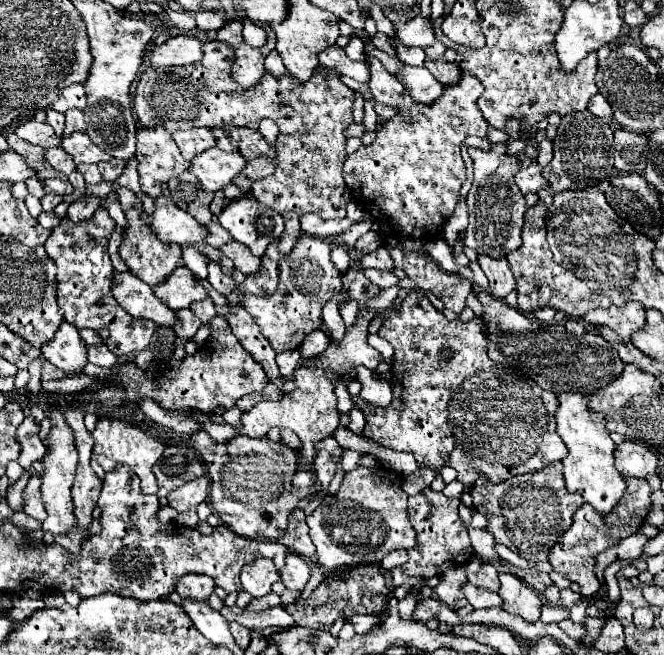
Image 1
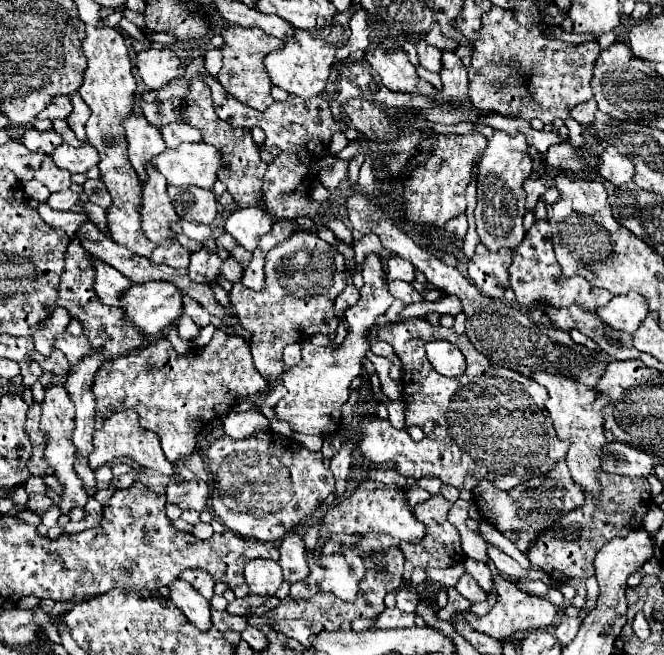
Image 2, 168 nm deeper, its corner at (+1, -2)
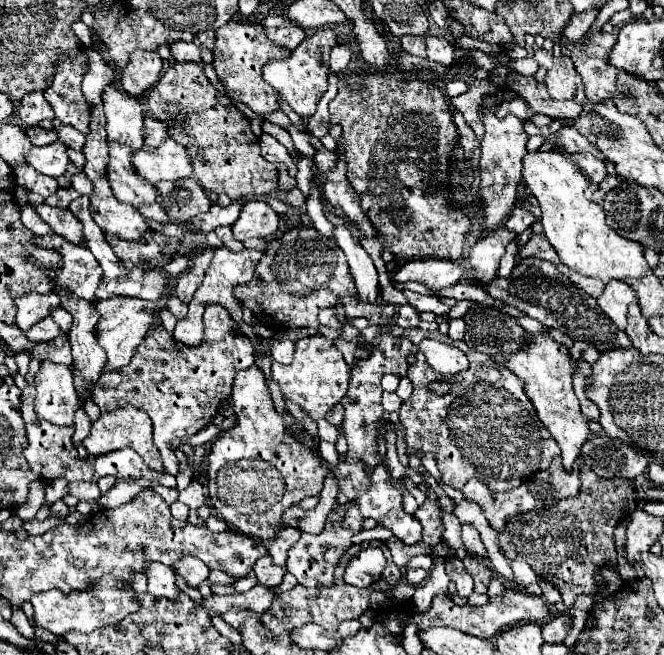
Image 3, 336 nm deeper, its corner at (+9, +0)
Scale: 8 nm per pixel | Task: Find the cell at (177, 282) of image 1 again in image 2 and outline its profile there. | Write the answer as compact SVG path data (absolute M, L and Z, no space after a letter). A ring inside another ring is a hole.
M166 281L130 285L130 291L122 295L120 309L126 323L136 327L138 333L150 337L178 321L182 315L182 295Z

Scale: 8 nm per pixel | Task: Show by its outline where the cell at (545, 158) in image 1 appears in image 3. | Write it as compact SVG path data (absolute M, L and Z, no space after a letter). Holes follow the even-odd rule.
M572 153L570 157L580 165L582 173L588 175L588 179L590 179L592 183L600 183L600 181L606 177L606 167L604 167L604 163L602 163L598 157L594 157L592 153Z

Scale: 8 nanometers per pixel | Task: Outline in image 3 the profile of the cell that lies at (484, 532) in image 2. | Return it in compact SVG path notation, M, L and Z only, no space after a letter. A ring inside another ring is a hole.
M512 561L512 571L514 571L514 579L518 585L526 587L528 583L538 583L540 577L532 571L532 567L526 561Z

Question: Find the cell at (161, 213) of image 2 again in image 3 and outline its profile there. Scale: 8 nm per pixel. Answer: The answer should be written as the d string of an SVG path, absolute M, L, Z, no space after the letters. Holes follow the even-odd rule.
M110 145L110 163L108 163L108 181L114 197L120 203L128 203L132 207L140 207L144 203L158 201L158 189L140 177L130 161L132 149L122 145Z

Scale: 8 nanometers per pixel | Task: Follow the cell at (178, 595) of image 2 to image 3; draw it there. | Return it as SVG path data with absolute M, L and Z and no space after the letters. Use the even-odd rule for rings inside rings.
M154 563L150 565L150 569L146 569L146 577L148 577L148 591L156 597L166 597L170 601L178 599L178 585L176 585L176 573L172 567L166 567L162 563Z

